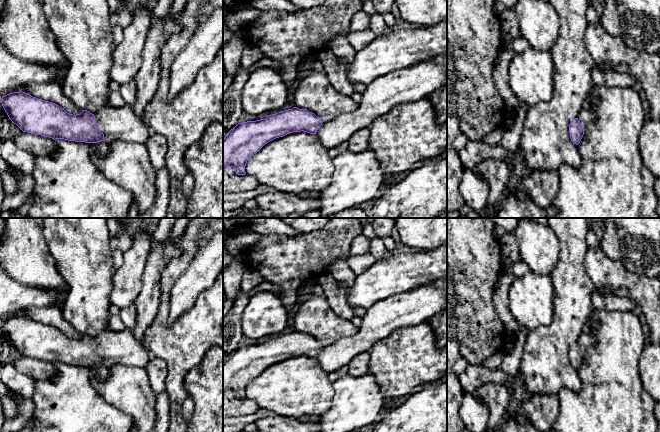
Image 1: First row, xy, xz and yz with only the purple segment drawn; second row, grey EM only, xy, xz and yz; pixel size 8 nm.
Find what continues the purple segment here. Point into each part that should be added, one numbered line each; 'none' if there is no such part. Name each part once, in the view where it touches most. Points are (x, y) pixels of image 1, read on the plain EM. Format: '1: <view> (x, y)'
1: xy (121, 347)

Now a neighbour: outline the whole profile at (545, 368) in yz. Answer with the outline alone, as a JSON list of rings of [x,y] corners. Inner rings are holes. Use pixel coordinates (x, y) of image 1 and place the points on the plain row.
[[[547,218],[548,225],[555,232],[560,251],[557,263],[551,273],[554,285],[554,317],[547,327],[537,328],[528,334],[523,348],[519,374],[523,387],[532,398],[541,394],[558,395],[566,387],[572,391],[581,388],[578,371],[570,363],[569,349],[577,342],[592,314],[592,293],[594,282],[586,272],[585,257],[588,250],[586,236],[590,228],[588,218]]]

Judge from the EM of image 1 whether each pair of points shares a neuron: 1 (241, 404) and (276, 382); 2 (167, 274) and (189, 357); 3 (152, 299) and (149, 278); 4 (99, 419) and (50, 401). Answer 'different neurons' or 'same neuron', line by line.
1: different neurons
2: same neuron
3: same neuron
4: same neuron

